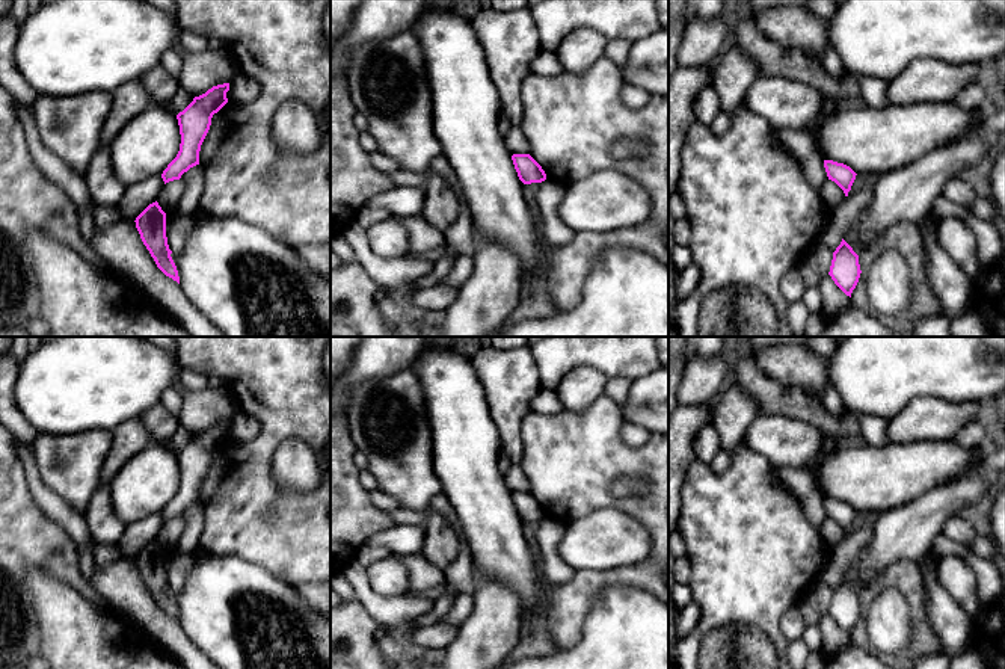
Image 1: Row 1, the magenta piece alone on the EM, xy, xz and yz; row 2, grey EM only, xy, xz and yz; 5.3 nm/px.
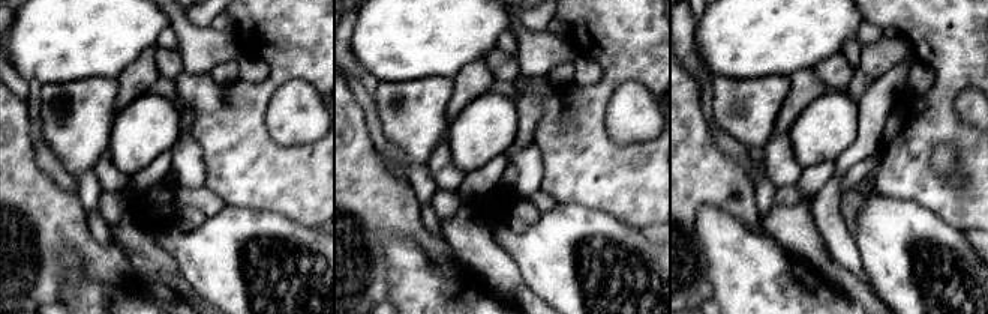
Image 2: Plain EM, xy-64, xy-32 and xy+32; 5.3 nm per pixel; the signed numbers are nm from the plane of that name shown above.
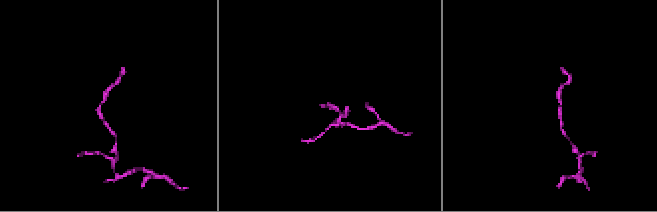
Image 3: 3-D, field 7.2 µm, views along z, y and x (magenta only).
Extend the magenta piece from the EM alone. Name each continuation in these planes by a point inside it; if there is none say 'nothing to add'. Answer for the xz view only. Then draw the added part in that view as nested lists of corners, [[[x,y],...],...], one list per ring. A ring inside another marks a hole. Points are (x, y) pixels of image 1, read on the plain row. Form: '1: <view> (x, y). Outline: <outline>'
nothing to add

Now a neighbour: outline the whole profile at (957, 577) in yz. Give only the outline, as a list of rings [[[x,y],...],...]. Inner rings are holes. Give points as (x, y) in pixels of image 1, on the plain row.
[[[958,556],[937,559],[939,580],[972,622],[981,619],[984,606],[978,595],[976,575]]]

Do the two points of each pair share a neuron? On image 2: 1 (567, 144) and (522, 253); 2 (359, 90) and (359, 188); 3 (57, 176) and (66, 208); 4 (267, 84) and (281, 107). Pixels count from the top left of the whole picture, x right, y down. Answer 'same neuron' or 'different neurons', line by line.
1: different neurons
2: different neurons
3: different neurons
4: different neurons

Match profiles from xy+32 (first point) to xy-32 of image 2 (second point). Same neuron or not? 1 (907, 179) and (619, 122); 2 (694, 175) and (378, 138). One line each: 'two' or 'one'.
1: two
2: two

